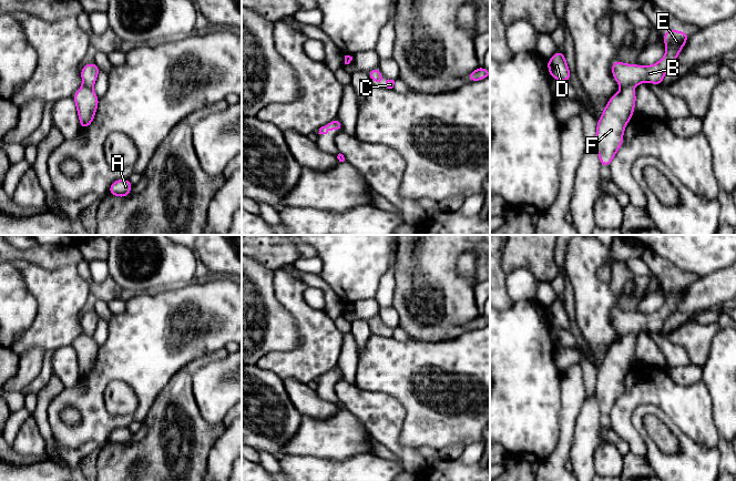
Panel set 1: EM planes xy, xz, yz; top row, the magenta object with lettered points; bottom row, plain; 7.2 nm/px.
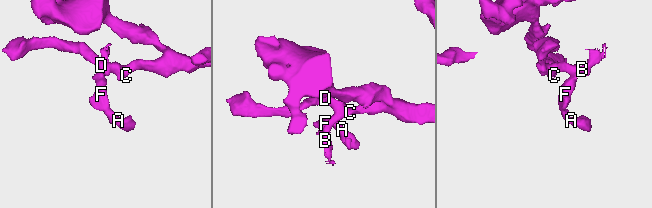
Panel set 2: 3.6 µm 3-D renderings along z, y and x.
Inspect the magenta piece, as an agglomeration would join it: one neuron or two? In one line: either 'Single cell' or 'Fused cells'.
Fused cells

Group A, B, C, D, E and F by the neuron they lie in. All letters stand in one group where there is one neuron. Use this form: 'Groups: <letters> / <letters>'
Groups: A F / B C D E

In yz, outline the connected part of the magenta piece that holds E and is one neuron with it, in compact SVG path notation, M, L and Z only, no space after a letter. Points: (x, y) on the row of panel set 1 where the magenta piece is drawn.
M667 29L664 31L666 53L662 60L653 65L626 64L615 60L612 62L612 75L621 88L638 85L643 82L661 86L666 71L673 65L687 40L688 34L683 30L675 31Z

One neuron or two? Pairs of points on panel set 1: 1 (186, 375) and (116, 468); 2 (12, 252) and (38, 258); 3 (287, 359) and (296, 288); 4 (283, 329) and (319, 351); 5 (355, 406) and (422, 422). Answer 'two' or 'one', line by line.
1: one
2: one
3: one
4: two
5: two

